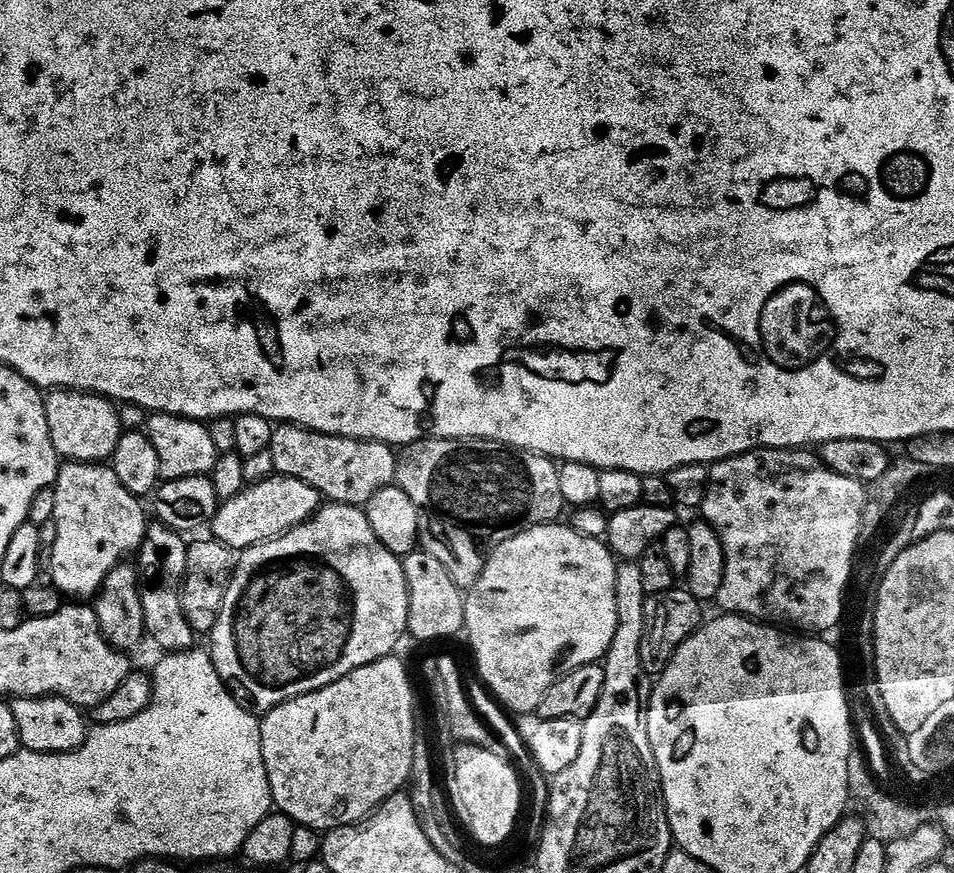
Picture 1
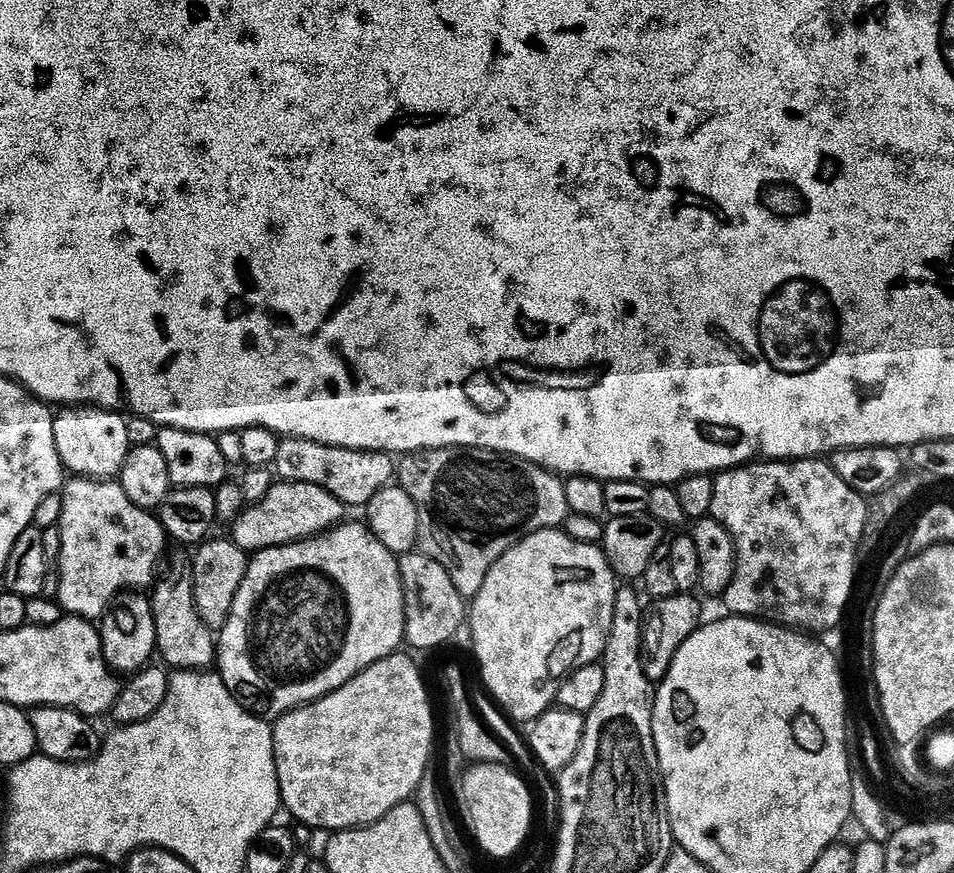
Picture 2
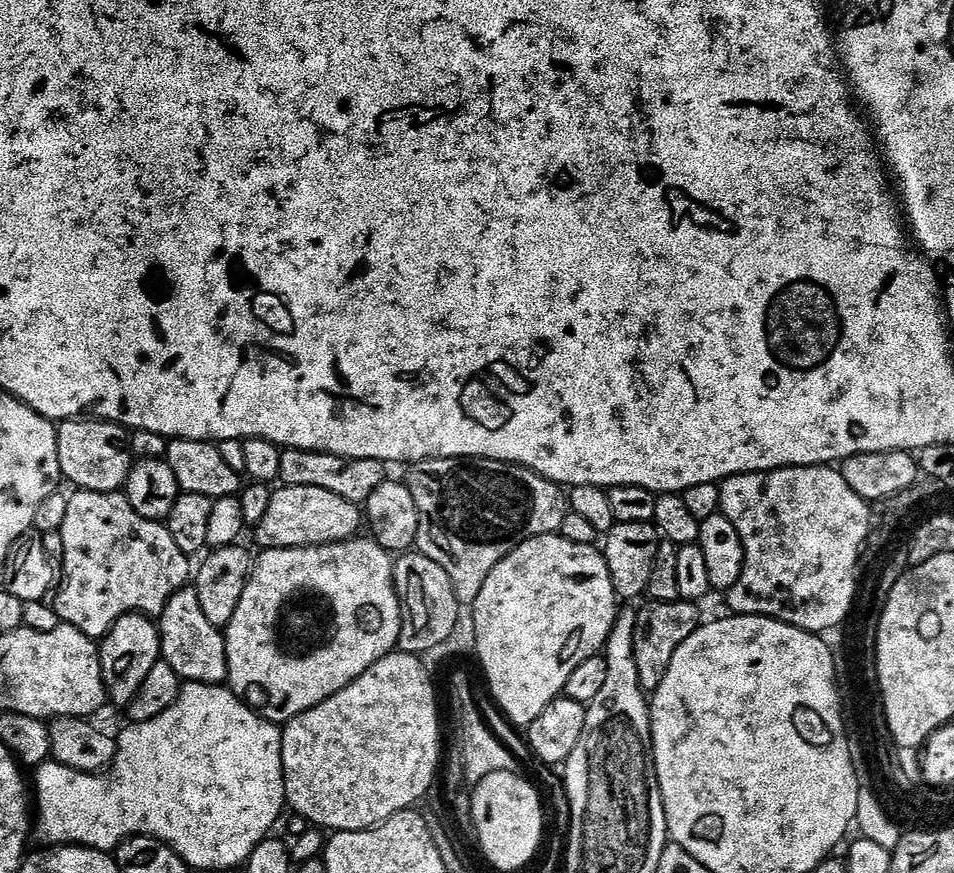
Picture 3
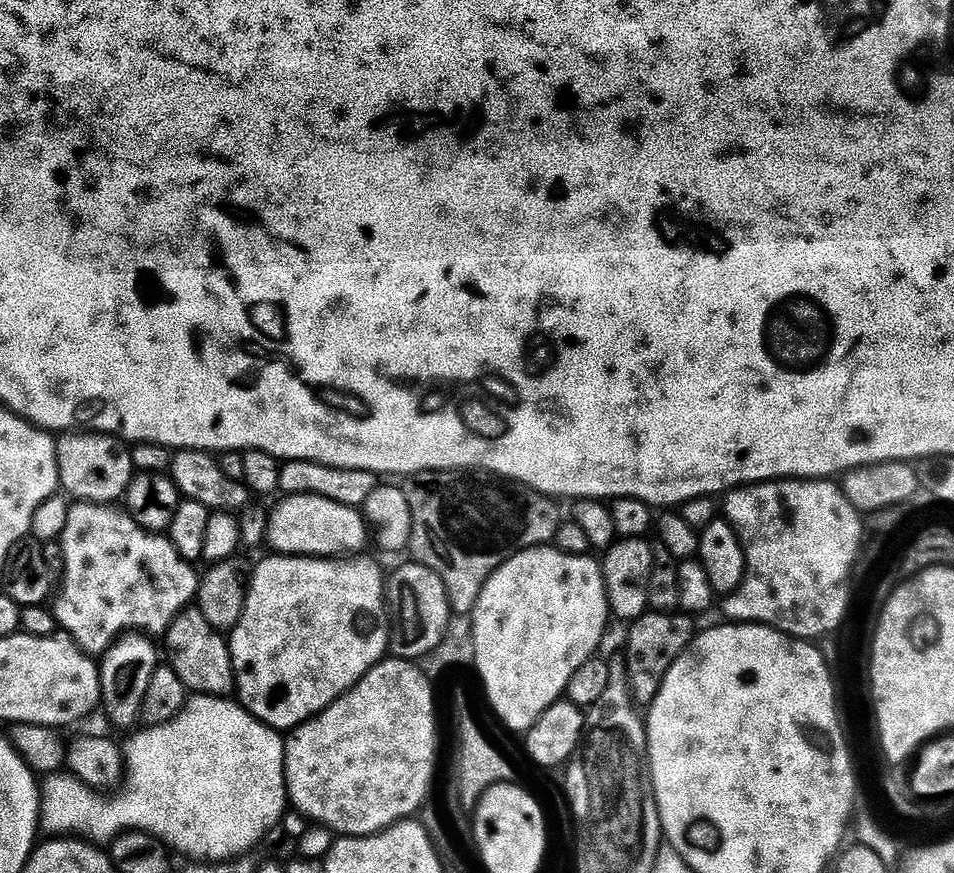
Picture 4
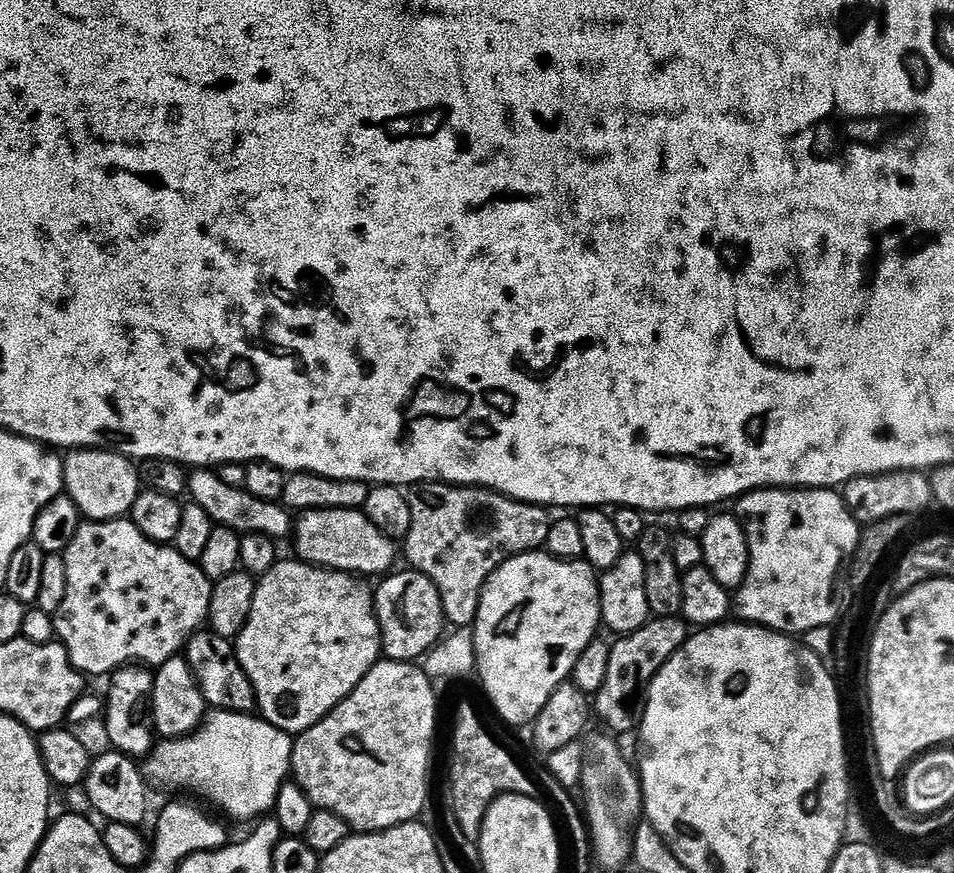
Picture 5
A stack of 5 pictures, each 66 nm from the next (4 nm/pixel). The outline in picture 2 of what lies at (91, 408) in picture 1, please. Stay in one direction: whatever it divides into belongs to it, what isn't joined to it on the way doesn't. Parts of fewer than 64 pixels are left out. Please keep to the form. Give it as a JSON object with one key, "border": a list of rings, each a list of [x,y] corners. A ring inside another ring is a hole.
{"border":[[[68,406],[54,416],[54,442],[65,469],[73,477],[86,476],[90,480],[111,480],[119,477],[134,439],[121,413],[99,406]]]}

